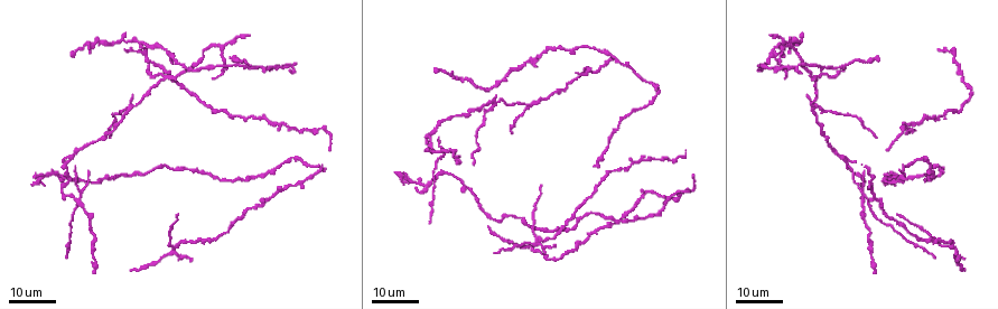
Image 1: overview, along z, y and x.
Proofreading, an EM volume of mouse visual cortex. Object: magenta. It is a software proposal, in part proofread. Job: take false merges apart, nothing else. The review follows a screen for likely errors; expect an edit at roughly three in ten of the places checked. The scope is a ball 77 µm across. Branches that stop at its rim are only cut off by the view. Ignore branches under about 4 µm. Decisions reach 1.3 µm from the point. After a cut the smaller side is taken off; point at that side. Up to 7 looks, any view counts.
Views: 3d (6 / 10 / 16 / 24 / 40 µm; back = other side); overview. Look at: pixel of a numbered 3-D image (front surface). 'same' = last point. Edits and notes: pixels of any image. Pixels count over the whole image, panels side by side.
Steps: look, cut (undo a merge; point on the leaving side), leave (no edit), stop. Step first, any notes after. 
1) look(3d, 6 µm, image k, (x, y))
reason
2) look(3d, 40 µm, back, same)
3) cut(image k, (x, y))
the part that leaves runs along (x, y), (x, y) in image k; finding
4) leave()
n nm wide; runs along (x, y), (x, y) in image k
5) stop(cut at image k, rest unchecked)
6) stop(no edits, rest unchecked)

look(3d, 24 µm, image 1, (497, 101))
branch point

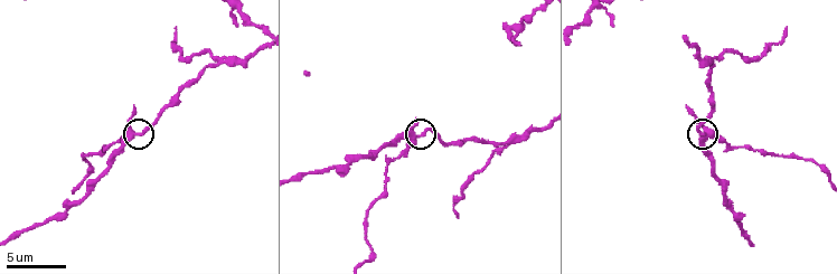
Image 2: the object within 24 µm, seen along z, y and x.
look(3d, 6 µm, image 2, (419, 138))
zoom in

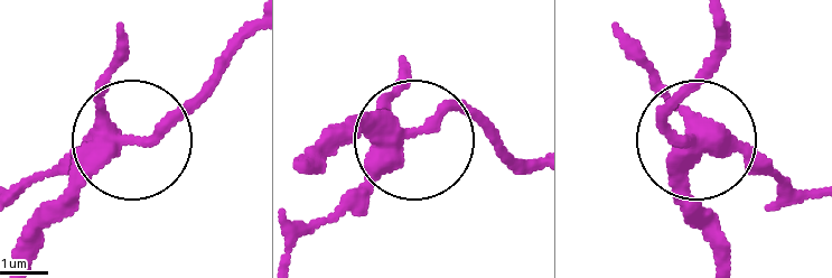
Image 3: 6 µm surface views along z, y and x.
cut(image 3, (354, 203))
the part that leaves runs along (381, 149), (297, 241) in image 3; two neurons meet here

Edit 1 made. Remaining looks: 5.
look(overview)

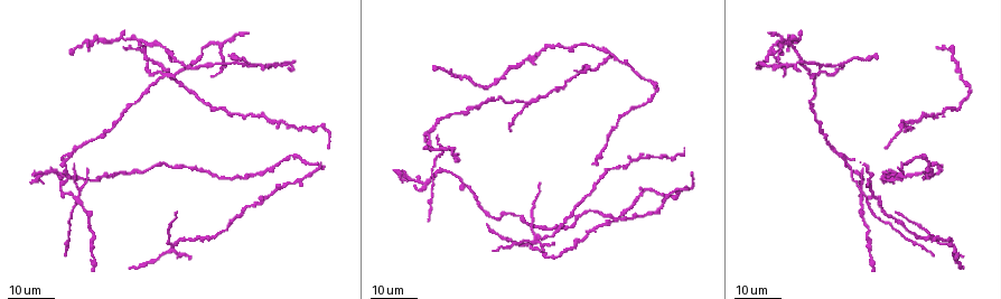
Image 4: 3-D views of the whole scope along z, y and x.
look(3d, 24 µm, image 4, (162, 72))
arms part here

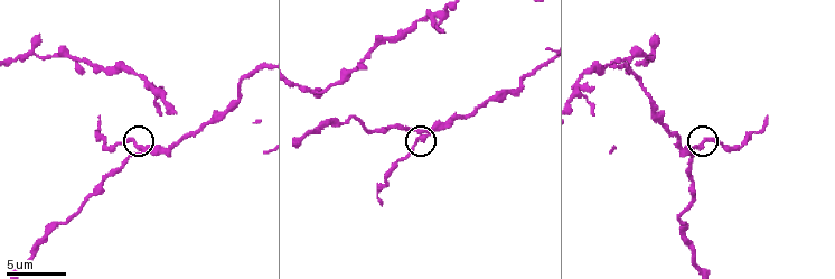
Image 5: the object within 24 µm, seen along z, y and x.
look(3d, 6 µm, image 5, (421, 139))

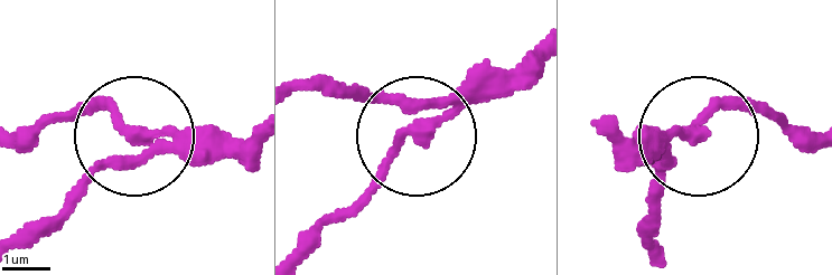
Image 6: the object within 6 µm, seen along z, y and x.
leave()
3 arms; runs along (298, 89), (357, 85), (422, 110), (405, 145), (337, 214) in image 6; one neuron here

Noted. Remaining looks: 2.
look(3d, 16 µm, image 4, (289, 157))
a narrow waist

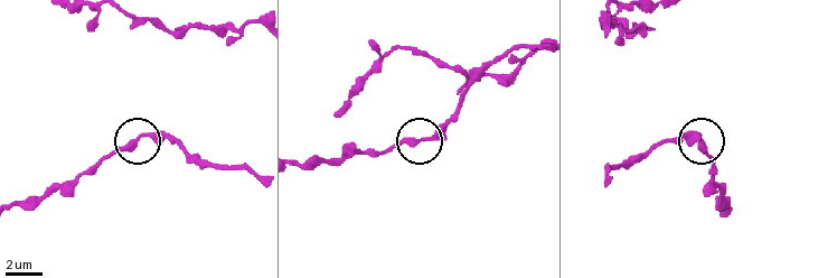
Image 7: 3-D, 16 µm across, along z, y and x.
look(3d, 10 µm, image 7, (425, 138))
closer look

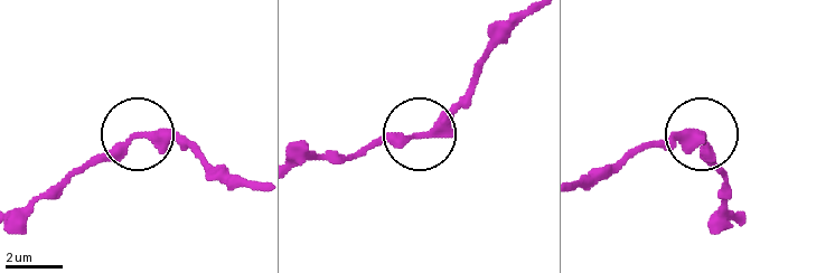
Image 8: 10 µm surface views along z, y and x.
leave()
runs along (20, 213), (135, 137), (191, 141) in image 8; continuous, no second neuron

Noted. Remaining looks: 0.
stop(cut at image 3, rest unchecked)

